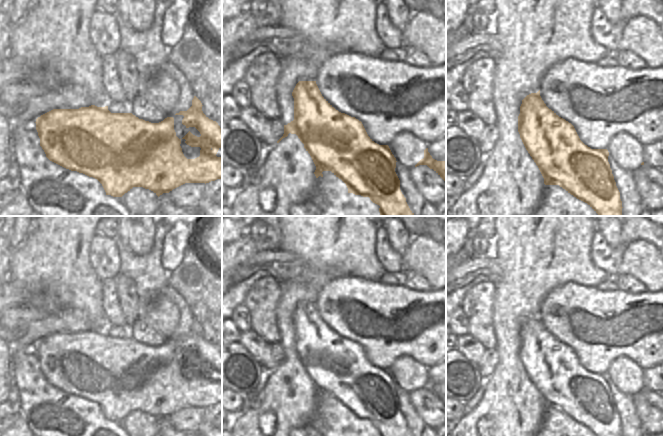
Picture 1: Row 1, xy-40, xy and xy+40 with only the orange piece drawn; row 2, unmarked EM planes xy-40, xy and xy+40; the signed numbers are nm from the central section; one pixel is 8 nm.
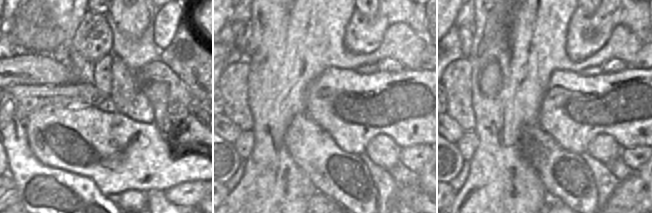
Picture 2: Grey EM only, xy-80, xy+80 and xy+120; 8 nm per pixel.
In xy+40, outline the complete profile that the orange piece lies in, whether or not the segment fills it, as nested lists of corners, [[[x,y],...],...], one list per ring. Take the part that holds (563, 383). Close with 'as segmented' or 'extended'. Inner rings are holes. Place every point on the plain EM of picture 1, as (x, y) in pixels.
[[[565,283],[548,293],[540,306],[540,313],[537,317],[531,317],[522,324],[518,340],[518,356],[526,374],[538,390],[545,409],[559,409],[577,423],[587,427],[596,436],[622,436],[620,416],[608,386],[609,376],[606,372],[612,362],[619,357],[629,357],[641,369],[651,369],[657,365],[663,365],[663,291],[655,293],[649,291],[627,293],[619,289],[601,291],[598,287]]] | extended

